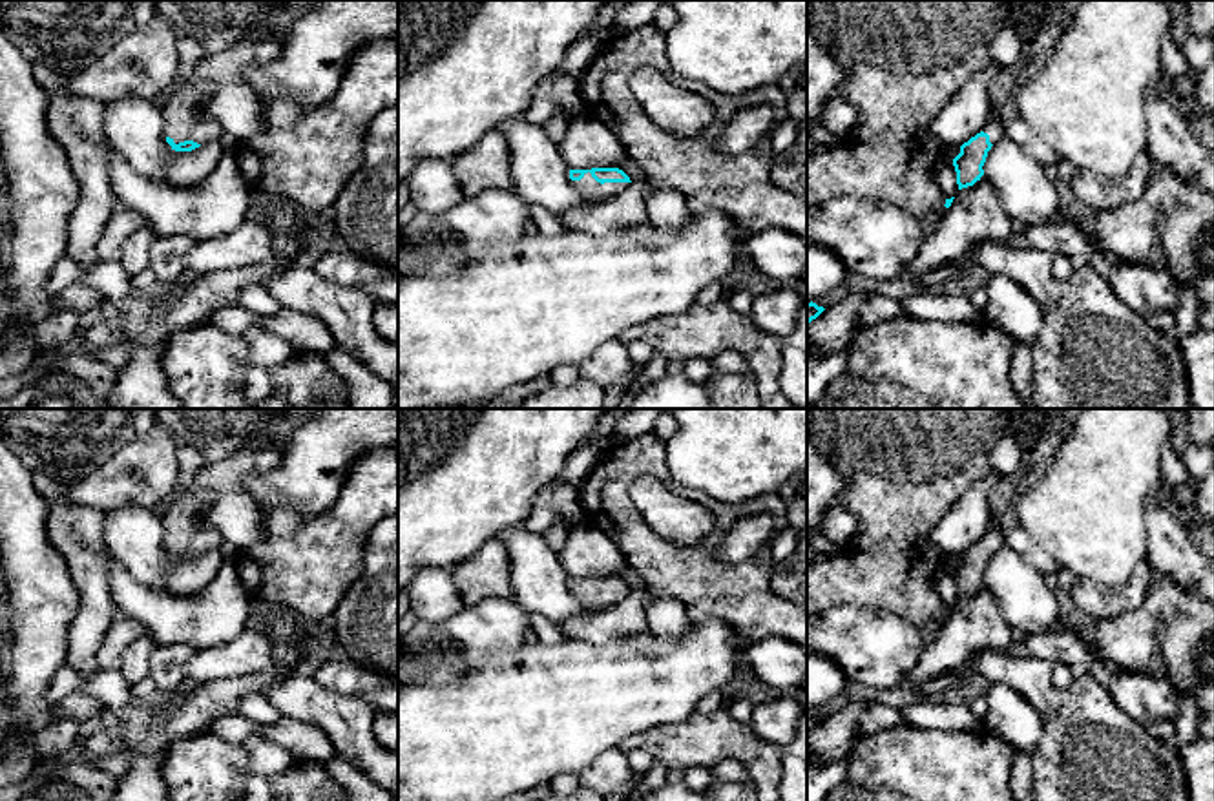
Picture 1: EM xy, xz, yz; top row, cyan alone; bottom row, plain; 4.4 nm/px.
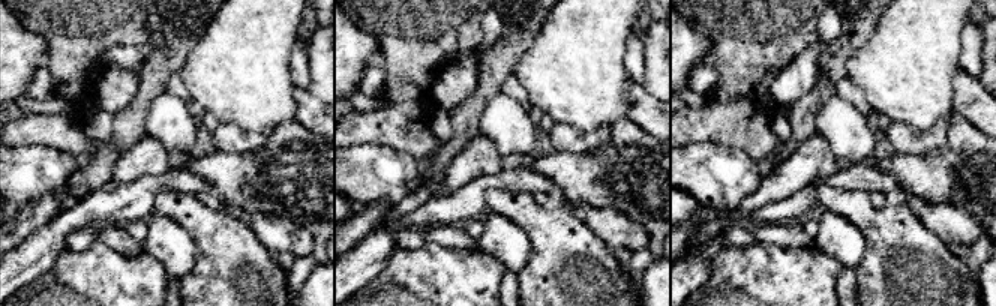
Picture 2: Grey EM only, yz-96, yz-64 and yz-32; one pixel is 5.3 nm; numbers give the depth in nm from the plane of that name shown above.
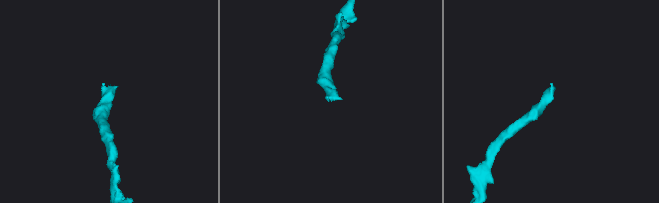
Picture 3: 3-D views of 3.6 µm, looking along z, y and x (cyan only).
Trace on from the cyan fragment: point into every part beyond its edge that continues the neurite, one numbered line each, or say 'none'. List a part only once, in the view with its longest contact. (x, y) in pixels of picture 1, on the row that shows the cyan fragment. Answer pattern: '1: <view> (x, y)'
1: xz (586, 187)

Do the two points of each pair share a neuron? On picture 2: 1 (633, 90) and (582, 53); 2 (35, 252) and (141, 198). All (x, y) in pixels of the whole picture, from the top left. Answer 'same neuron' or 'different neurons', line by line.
1: different neurons
2: same neuron

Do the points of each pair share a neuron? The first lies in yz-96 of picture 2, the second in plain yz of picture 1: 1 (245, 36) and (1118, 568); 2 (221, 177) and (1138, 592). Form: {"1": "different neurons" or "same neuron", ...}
{"1": "same neuron", "2": "different neurons"}

